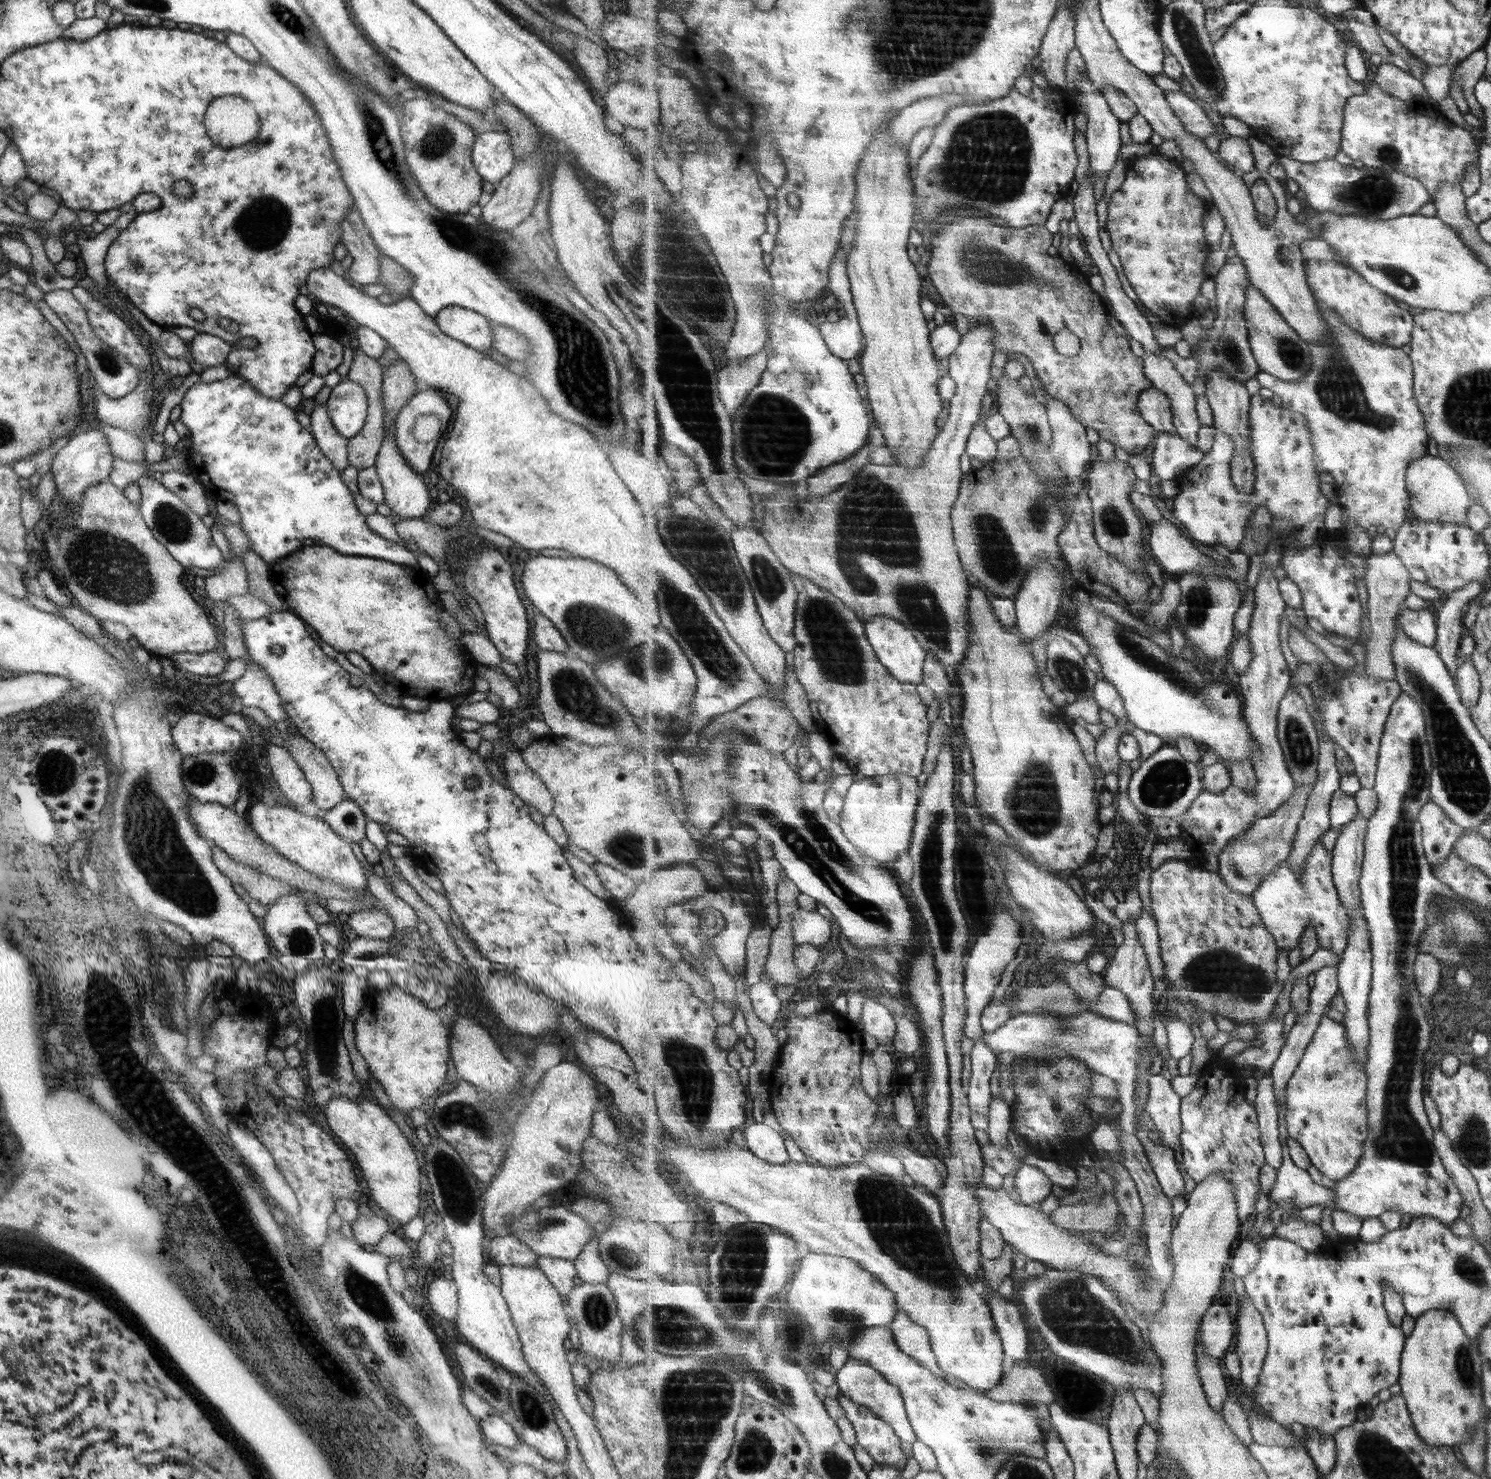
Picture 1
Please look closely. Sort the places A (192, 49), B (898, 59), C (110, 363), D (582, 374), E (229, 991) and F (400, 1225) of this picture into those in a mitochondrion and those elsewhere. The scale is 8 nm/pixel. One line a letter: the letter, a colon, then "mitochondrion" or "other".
A: other
B: mitochondrion
C: mitochondrion
D: mitochondrion
E: other
F: other

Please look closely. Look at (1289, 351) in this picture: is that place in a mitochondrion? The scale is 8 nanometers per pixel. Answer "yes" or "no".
yes

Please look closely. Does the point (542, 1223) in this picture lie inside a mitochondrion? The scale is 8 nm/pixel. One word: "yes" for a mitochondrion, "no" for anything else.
yes

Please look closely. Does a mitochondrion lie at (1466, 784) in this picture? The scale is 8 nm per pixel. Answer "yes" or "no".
yes

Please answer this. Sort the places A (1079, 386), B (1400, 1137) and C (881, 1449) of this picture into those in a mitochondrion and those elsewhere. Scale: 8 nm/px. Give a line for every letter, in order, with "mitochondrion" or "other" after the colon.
A: other
B: mitochondrion
C: other

